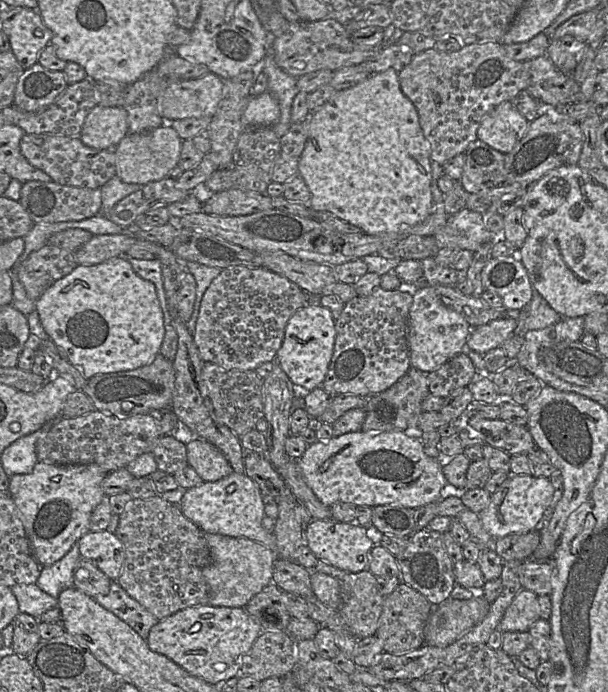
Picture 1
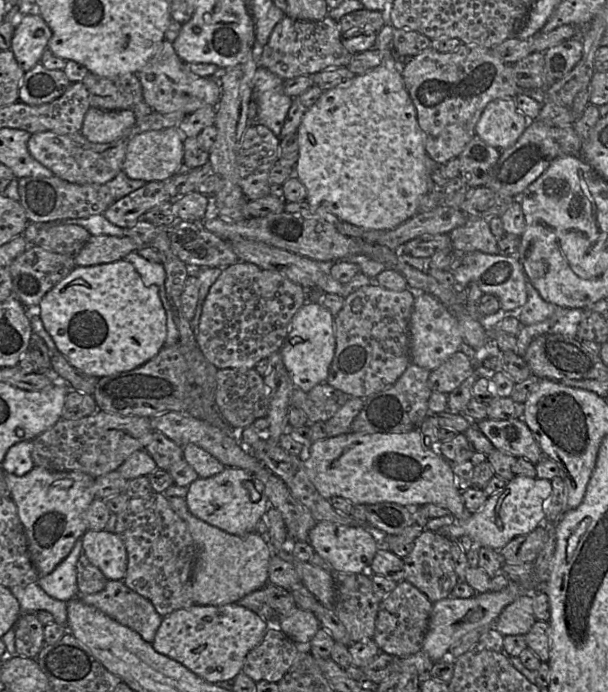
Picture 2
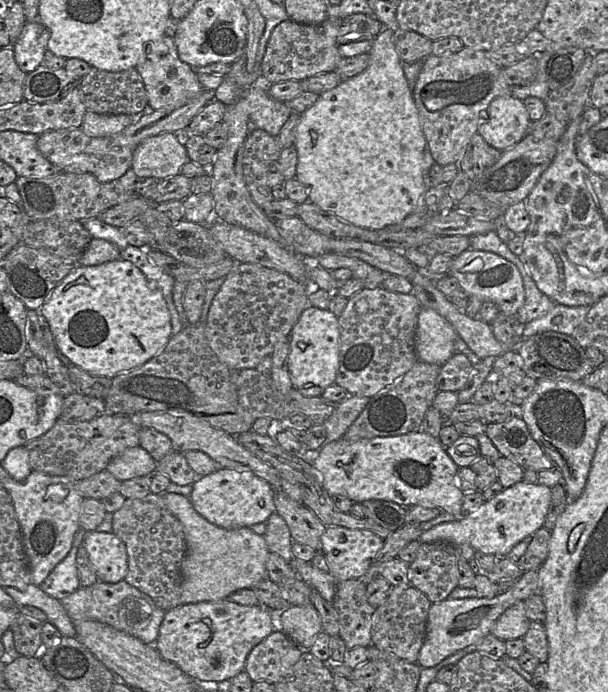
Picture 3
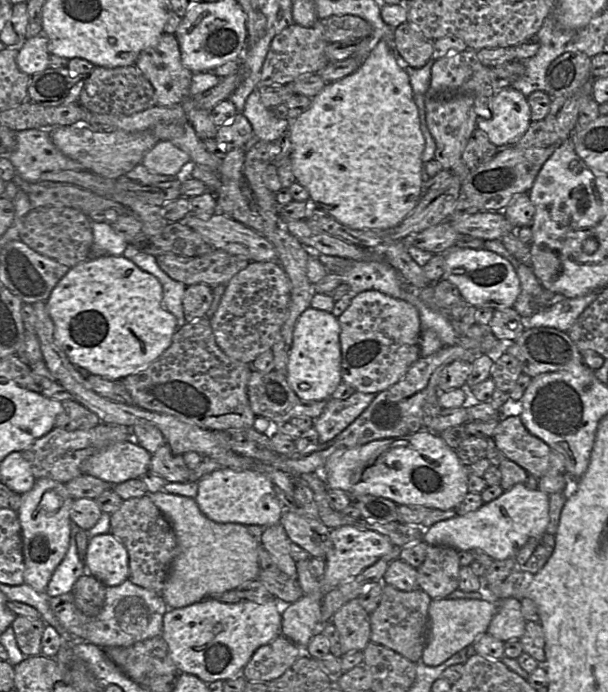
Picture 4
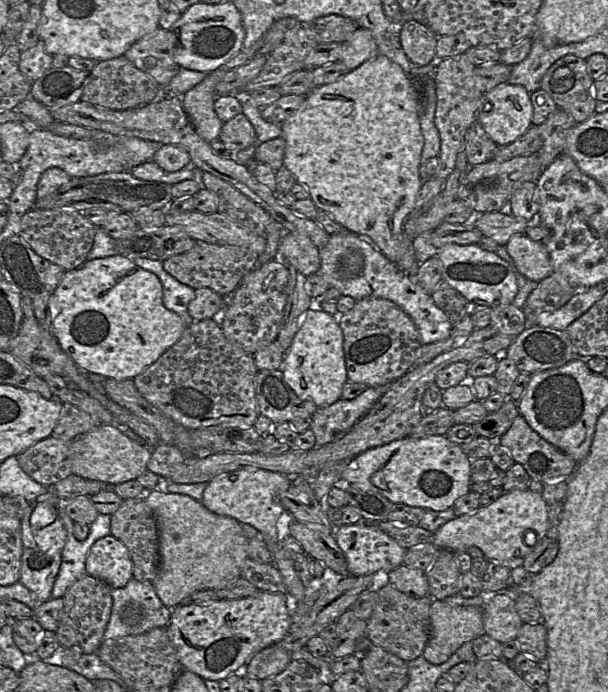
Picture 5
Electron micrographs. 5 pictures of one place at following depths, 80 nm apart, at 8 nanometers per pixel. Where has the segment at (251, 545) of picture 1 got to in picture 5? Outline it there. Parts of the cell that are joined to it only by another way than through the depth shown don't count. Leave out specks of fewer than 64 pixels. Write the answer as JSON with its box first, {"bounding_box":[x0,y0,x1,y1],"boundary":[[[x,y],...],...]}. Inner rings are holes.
{"bounding_box":[143,486,248,608],"boundary":[[[160,486],[143,495],[146,504],[155,515],[159,531],[160,563],[152,585],[162,602],[169,608],[188,604],[191,594],[198,590],[220,589],[235,578],[241,577],[241,569],[247,555],[248,538],[241,523],[230,516],[216,514],[202,502],[187,494],[171,493],[166,486]]]}

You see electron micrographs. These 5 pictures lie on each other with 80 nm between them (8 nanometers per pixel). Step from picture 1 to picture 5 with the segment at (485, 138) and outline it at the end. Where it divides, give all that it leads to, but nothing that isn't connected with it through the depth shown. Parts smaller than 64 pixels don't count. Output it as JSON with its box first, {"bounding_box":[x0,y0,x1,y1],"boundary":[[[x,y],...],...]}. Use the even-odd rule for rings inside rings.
{"bounding_box":[477,83,532,145],"boundary":[[[501,83],[483,94],[477,120],[497,145],[507,145],[521,137],[532,125],[530,93],[522,85]]]}

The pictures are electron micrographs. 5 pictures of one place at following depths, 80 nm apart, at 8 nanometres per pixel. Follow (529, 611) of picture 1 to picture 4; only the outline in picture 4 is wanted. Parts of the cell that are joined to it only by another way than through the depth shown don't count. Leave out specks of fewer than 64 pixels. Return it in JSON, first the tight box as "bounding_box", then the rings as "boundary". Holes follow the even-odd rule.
{"bounding_box":[487,597,527,642],"boundary":[[[513,597],[499,600],[498,610],[490,621],[487,633],[502,642],[520,640],[527,622],[521,612],[521,602]]]}

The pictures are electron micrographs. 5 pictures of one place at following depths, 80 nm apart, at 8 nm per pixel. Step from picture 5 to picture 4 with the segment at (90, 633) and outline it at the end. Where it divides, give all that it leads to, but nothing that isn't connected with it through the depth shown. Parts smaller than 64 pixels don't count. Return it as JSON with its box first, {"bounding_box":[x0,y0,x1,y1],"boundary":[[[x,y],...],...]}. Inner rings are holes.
{"bounding_box":[71,573,106,617],"boundary":[[[90,573],[82,575],[71,591],[76,607],[86,616],[95,617],[103,609],[106,585]]]}

